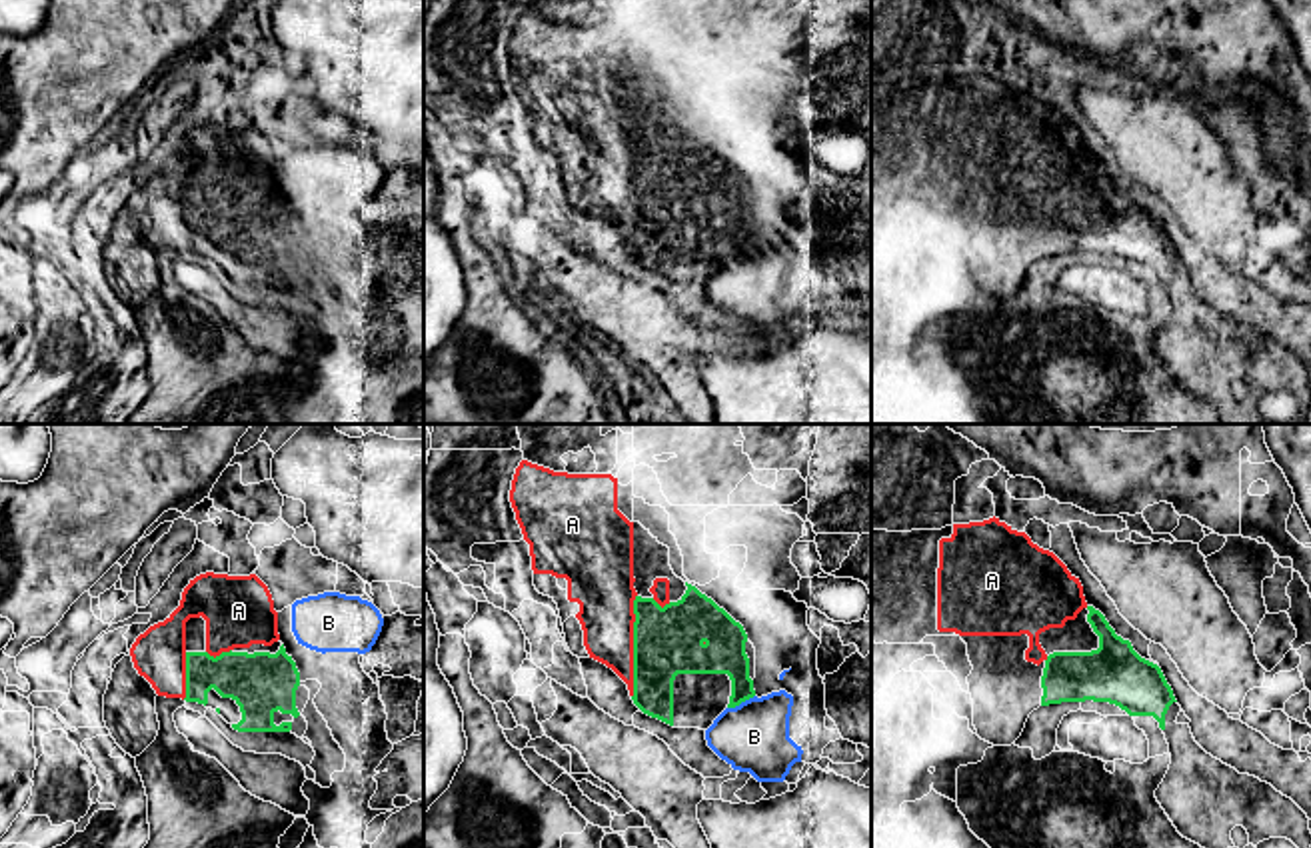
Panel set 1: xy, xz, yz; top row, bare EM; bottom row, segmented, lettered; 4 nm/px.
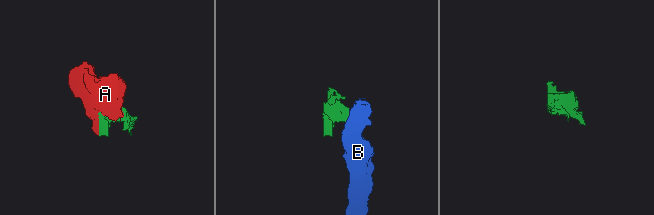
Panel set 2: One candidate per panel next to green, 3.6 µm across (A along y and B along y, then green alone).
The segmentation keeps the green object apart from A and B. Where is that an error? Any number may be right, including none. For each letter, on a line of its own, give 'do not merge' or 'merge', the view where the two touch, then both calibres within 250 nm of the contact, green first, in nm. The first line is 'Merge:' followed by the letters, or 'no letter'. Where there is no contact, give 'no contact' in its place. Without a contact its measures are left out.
Merge: A
A: merge; contact in xz; calibres 280 and 220 nm
B: do not merge; contact in xz; calibres 180 and 280 nm

